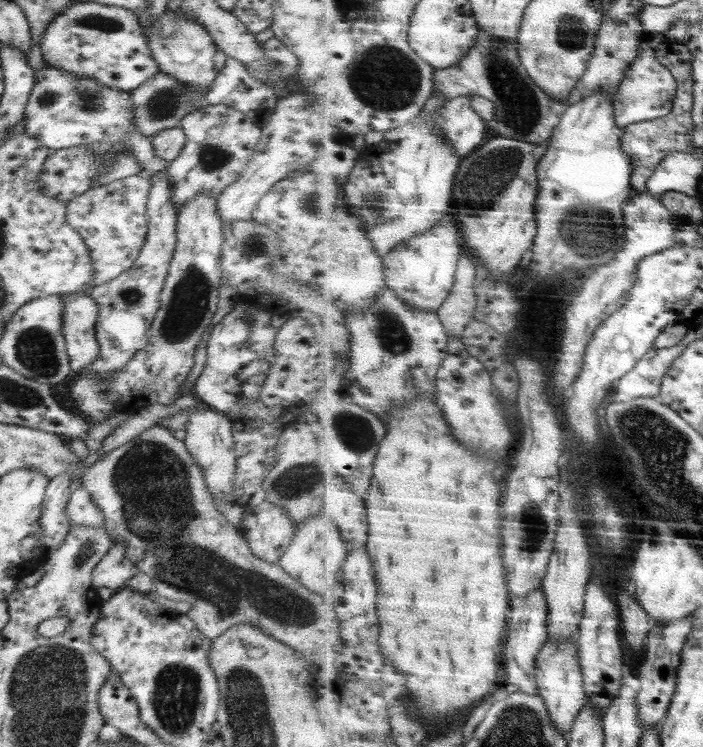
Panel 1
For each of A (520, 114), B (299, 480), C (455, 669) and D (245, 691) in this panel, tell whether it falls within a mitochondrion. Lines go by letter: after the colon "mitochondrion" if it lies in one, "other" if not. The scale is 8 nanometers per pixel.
A: mitochondrion
B: mitochondrion
C: other
D: mitochondrion

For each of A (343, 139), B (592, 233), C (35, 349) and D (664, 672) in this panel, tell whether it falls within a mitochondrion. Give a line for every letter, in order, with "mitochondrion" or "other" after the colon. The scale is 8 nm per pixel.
A: other
B: mitochondrion
C: mitochondrion
D: other

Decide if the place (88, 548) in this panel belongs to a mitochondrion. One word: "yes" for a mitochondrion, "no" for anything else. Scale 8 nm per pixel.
yes

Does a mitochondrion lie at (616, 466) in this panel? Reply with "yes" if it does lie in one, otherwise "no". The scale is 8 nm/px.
yes

